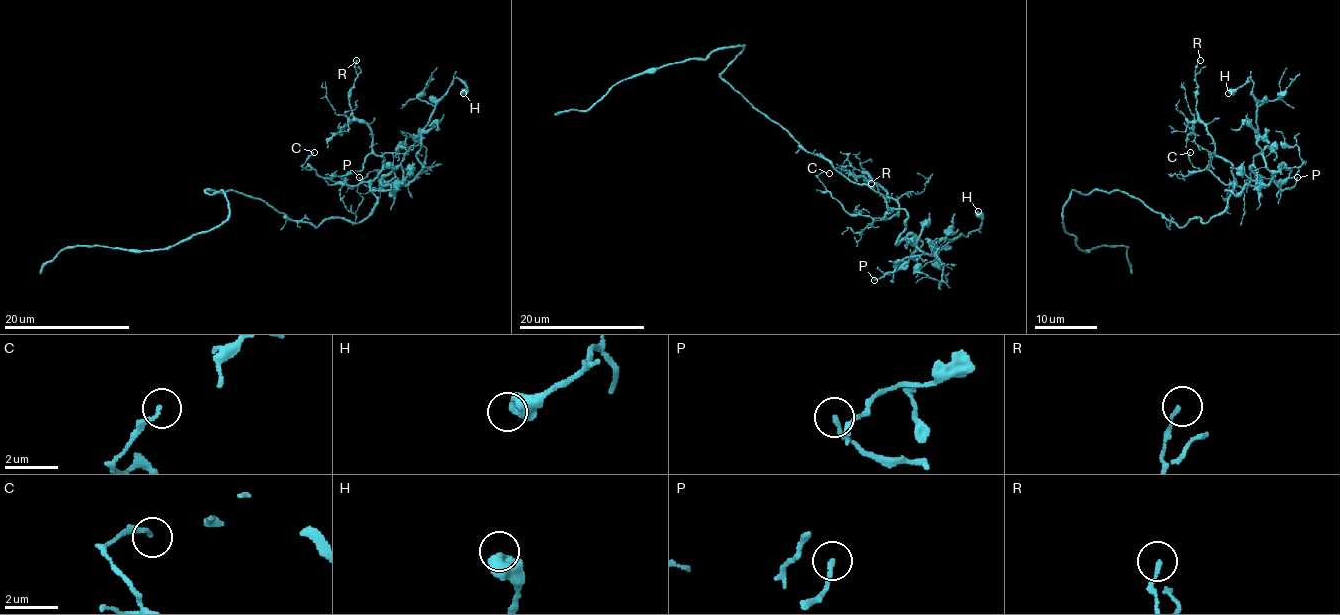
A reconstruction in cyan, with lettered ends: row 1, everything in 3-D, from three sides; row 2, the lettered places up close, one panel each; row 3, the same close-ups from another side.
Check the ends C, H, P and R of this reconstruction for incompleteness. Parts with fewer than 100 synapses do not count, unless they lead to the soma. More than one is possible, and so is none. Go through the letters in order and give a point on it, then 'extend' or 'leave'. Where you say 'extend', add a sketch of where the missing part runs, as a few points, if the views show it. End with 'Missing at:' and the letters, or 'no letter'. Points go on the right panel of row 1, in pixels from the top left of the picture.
C: (1190, 152) | leave
H: (1228, 93) | leave
P: (1297, 177) | leave
R: (1200, 60) | leave
Missing at: no letter

